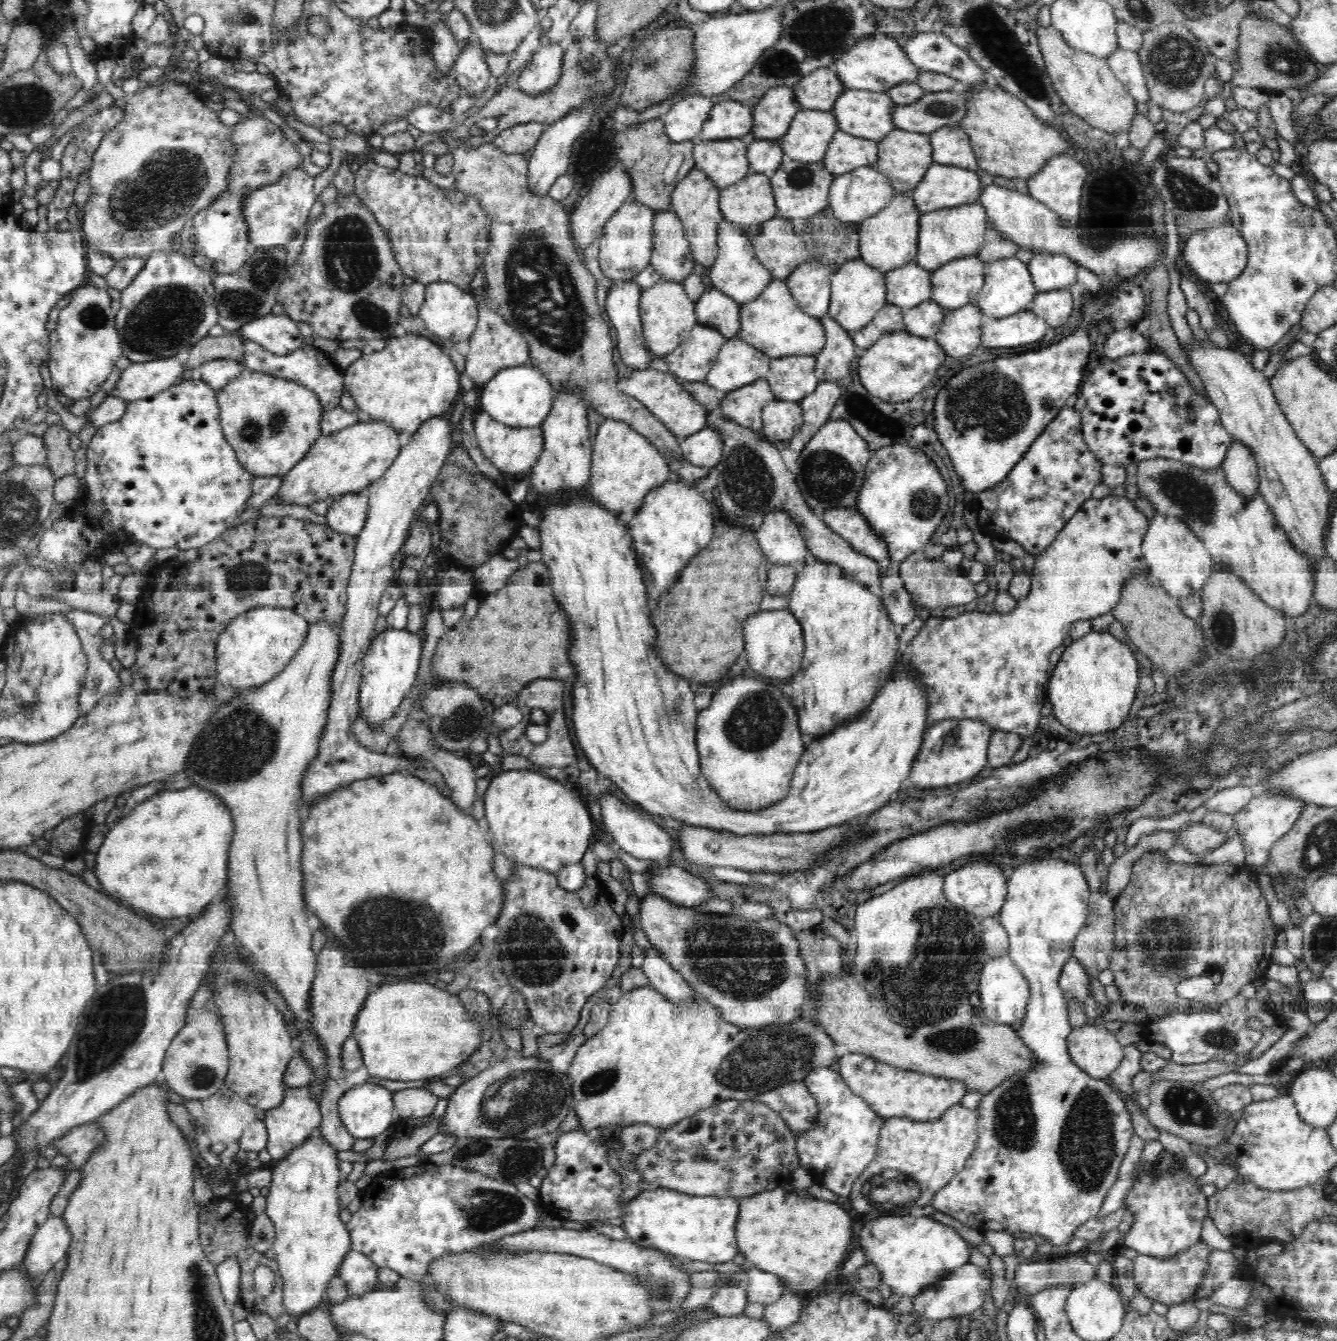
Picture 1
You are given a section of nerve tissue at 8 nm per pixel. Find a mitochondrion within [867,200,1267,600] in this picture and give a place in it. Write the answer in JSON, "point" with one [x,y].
{"point":[990,407]}

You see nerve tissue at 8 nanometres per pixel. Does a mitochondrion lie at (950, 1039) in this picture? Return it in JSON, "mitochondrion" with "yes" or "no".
{"mitochondrion":"yes"}

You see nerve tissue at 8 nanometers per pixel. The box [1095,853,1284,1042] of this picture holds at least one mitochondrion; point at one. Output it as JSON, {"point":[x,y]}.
{"point":[1164,942]}

